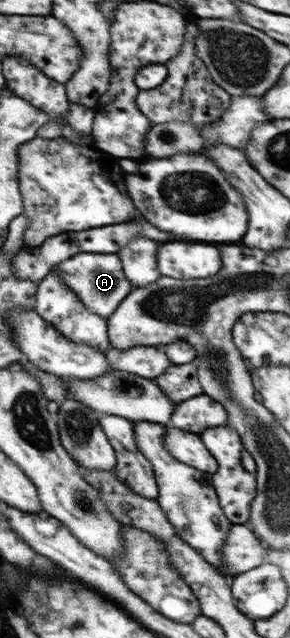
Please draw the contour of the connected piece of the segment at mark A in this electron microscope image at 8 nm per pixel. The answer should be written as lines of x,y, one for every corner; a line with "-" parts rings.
78,253
55,264
51,270
61,275
62,282
65,282
67,288
83,302
89,312
104,318
108,318
120,306
133,288
123,271
118,254

